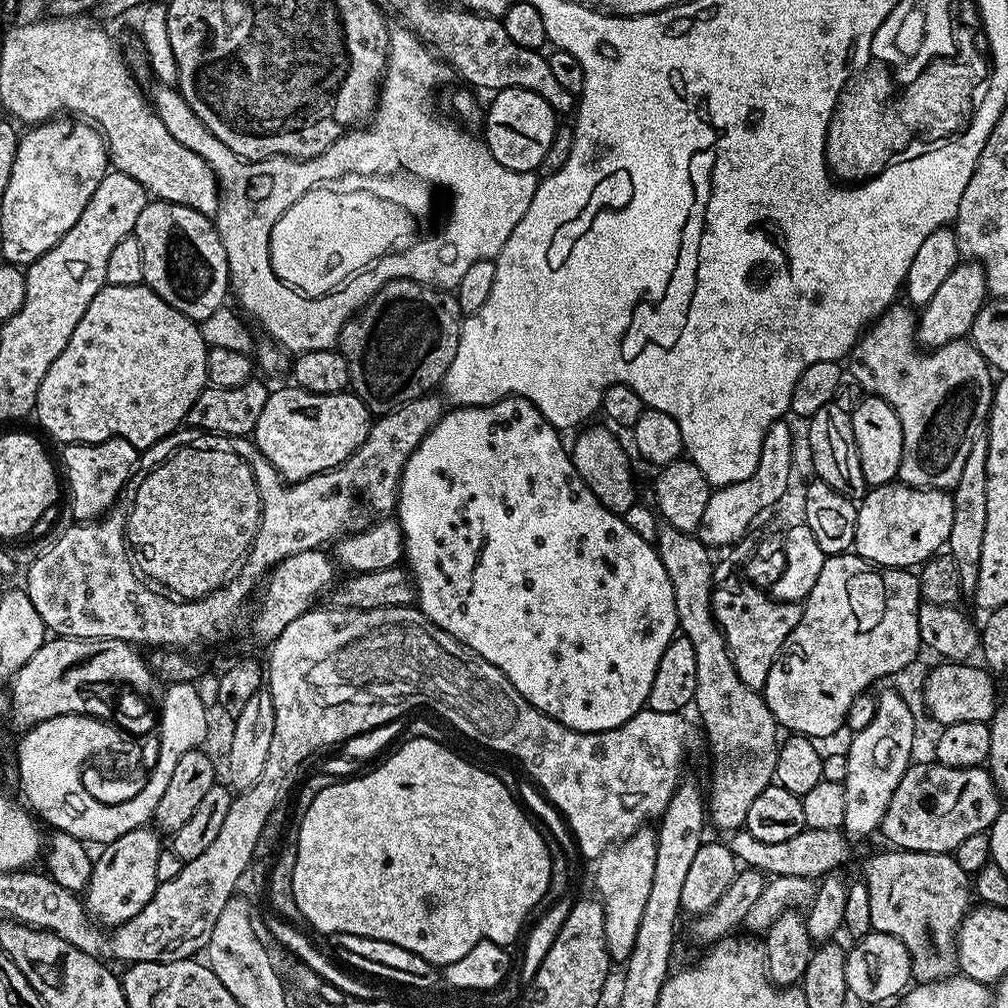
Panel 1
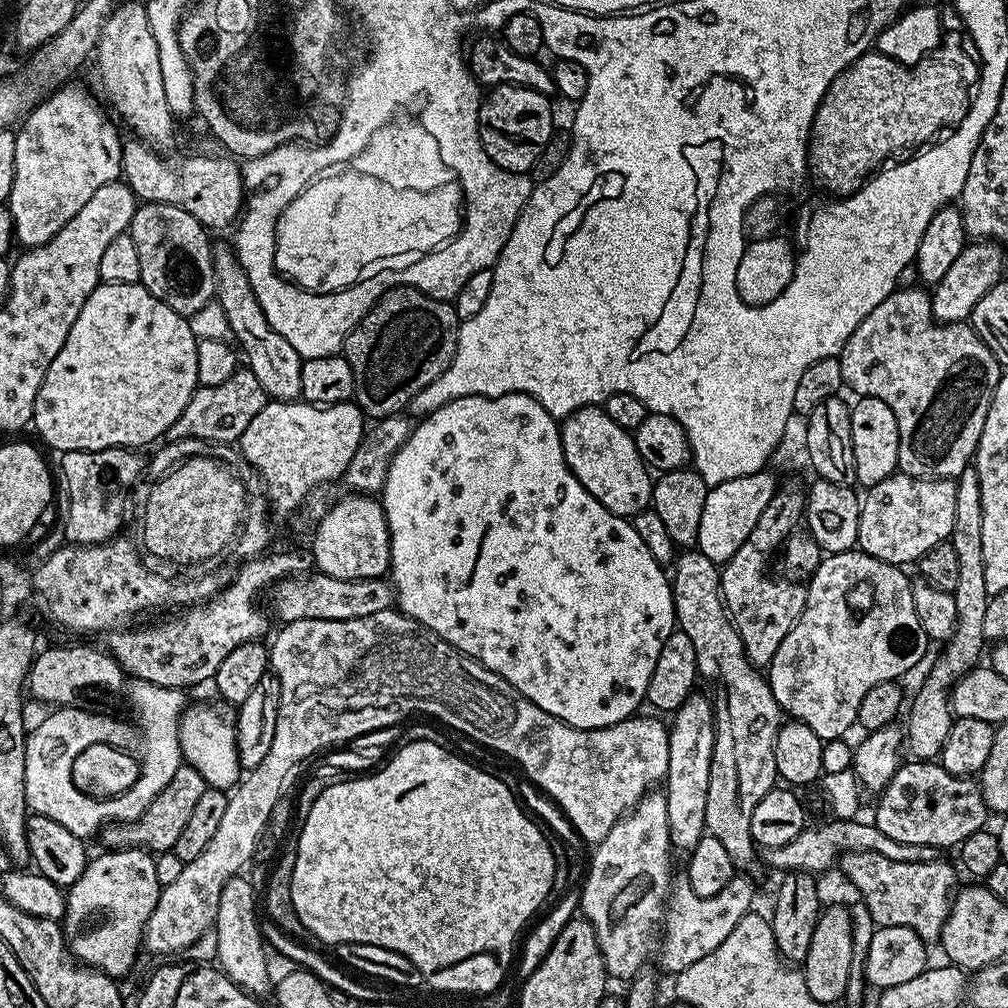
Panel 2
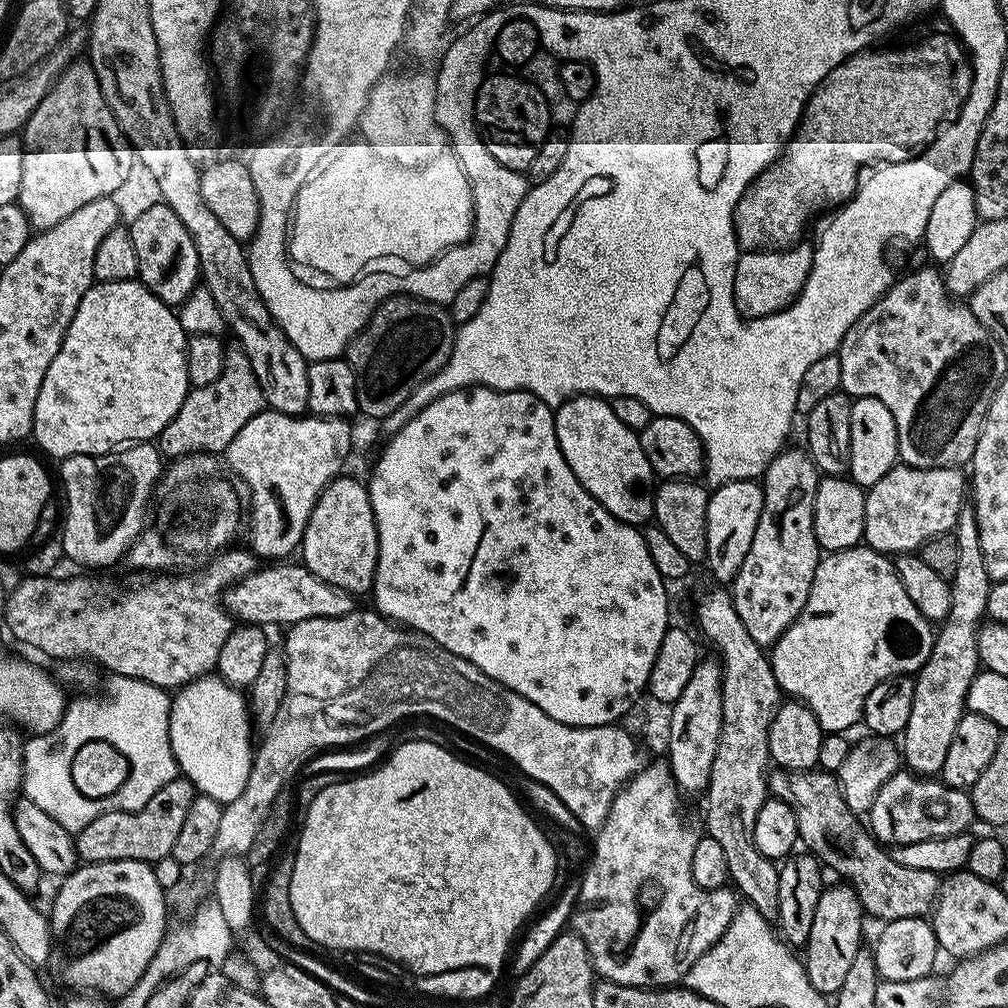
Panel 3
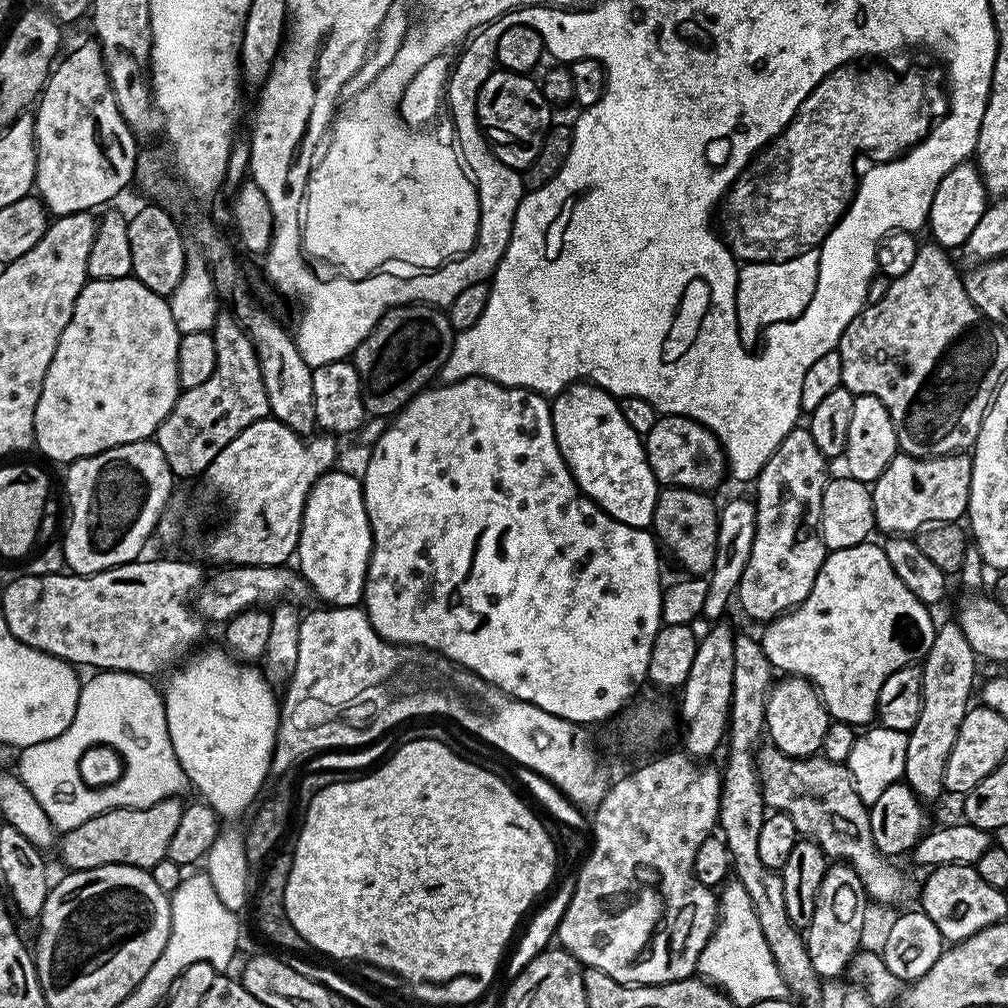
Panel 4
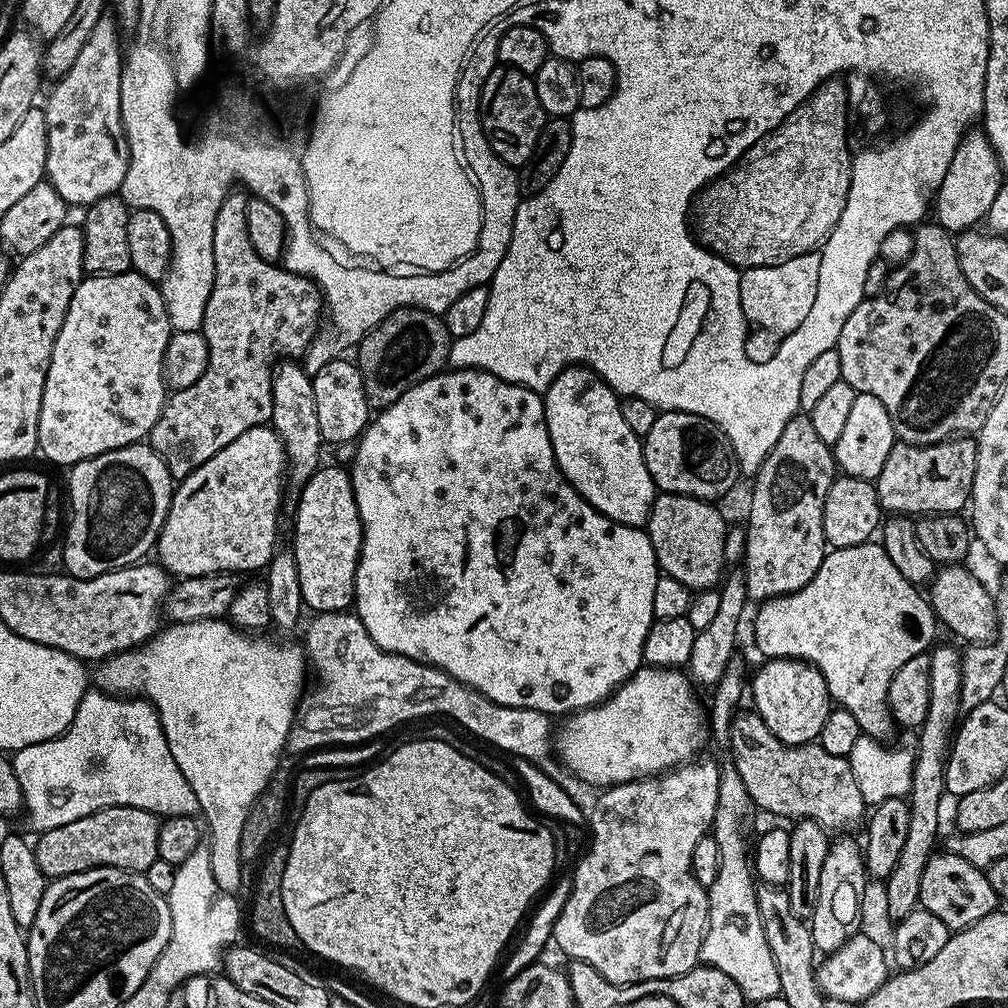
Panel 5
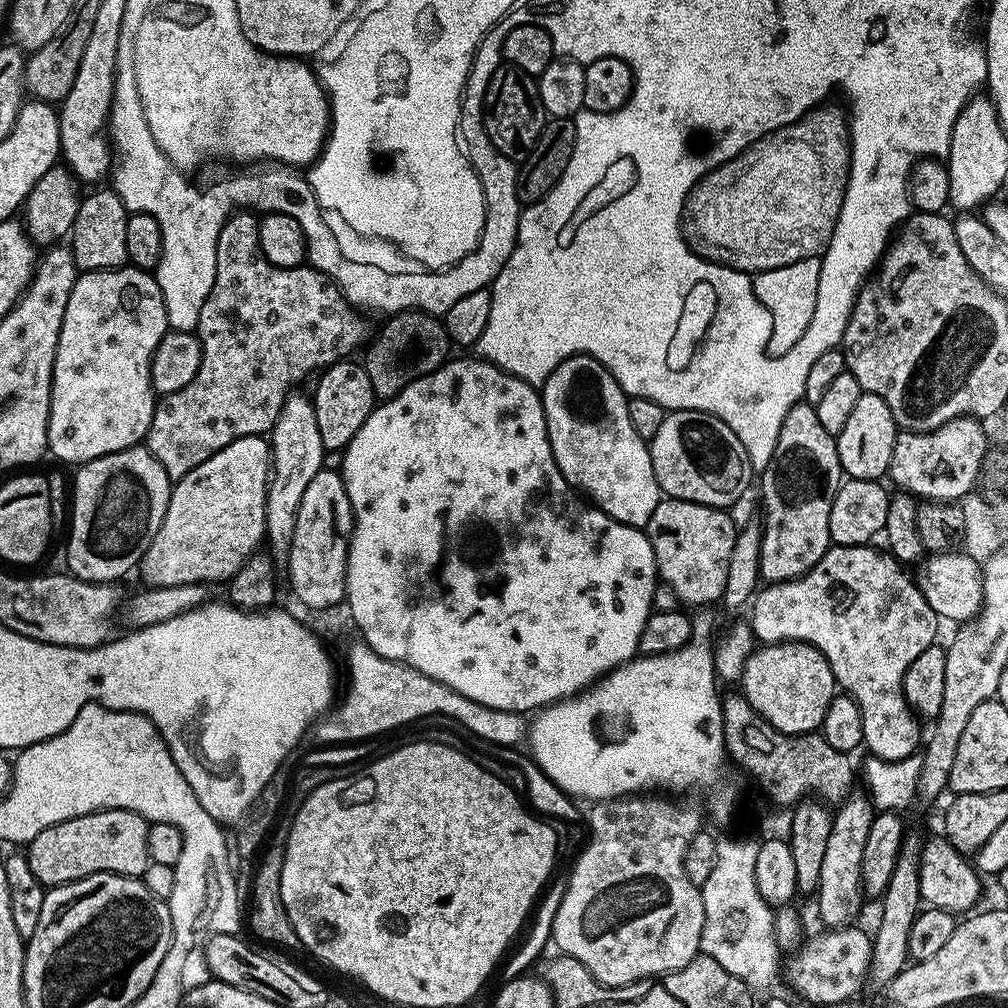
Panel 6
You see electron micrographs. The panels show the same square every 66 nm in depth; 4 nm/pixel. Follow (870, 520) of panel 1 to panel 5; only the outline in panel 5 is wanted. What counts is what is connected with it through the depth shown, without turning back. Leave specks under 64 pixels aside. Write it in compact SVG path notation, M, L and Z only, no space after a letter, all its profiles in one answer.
M953 438L943 440L941 444L906 444L898 442L890 450L886 458L886 466L882 466L882 474L874 481L876 493L880 499L880 507L888 514L907 514L912 518L920 518L925 514L937 512L961 511L960 507L969 503L976 469L976 441L972 438Z

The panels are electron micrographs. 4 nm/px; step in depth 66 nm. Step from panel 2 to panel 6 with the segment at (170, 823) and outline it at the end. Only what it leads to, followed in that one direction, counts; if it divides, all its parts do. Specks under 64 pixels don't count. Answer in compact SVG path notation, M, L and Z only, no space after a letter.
M103 808L101 812L75 816L66 822L58 822L54 826L44 828L42 834L35 836L26 845L26 855L30 869L45 889L57 888L99 872L113 872L114 874L137 878L143 877L150 863L148 859L149 827L150 822L145 816L125 808Z

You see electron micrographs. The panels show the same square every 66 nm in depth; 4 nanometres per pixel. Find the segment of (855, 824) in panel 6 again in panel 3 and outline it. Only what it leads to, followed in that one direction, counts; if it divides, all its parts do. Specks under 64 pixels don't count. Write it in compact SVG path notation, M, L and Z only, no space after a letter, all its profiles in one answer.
M836 882L836 885L825 887L818 898L818 910L814 910L814 922L810 926L810 938L802 952L802 963L808 971L810 986L824 996L835 997L857 957L862 945L863 920L866 917L864 907L852 885L847 882Z

